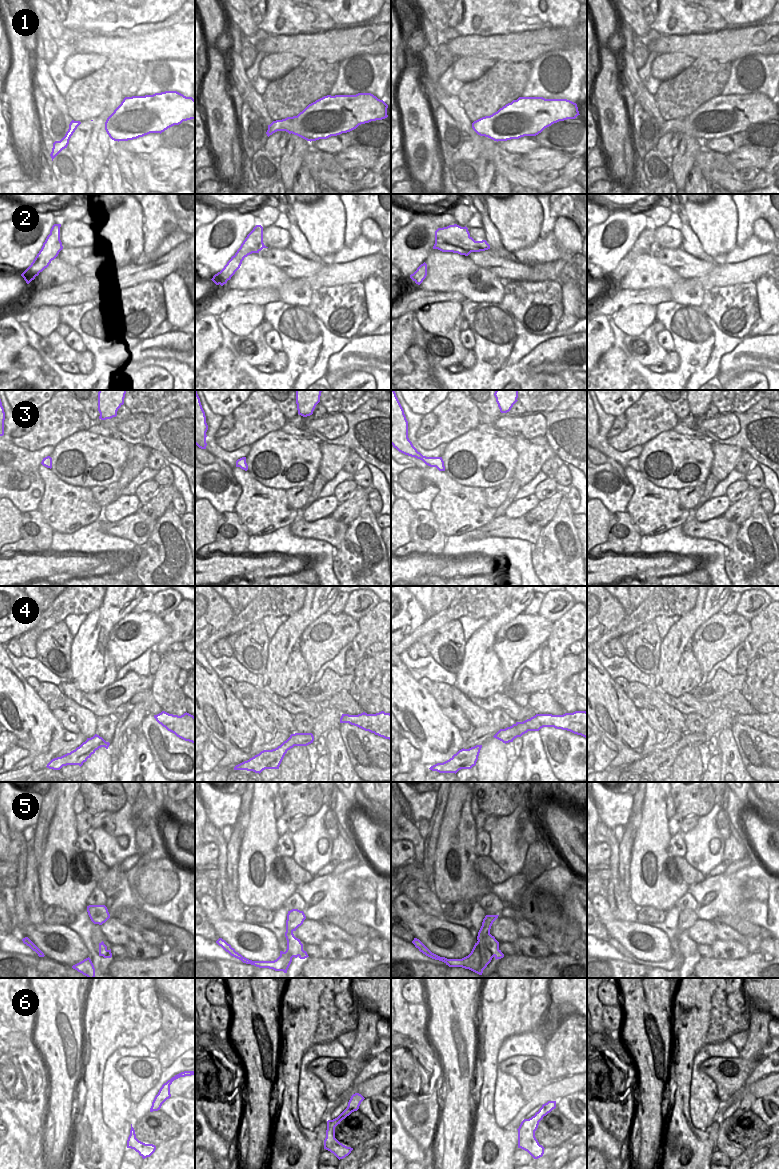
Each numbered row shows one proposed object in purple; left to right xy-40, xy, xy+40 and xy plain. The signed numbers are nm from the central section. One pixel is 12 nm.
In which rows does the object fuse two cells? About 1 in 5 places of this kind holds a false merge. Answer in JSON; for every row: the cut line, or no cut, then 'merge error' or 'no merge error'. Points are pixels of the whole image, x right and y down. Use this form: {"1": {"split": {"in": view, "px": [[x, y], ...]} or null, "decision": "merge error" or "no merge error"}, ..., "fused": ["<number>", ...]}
{"1": {"split": null, "decision": "no merge error"}, "2": {"split": {"in": "xy+40", "px": [[470, 237], [468, 239], [460, 237], [458, 243], [435, 243]]}, "decision": "merge error"}, "3": {"split": null, "decision": "no merge error"}, "4": {"split": null, "decision": "no merge error"}, "5": {"split": null, "decision": "no merge error"}, "6": {"split": null, "decision": "no merge error"}, "fused": ["2"]}

